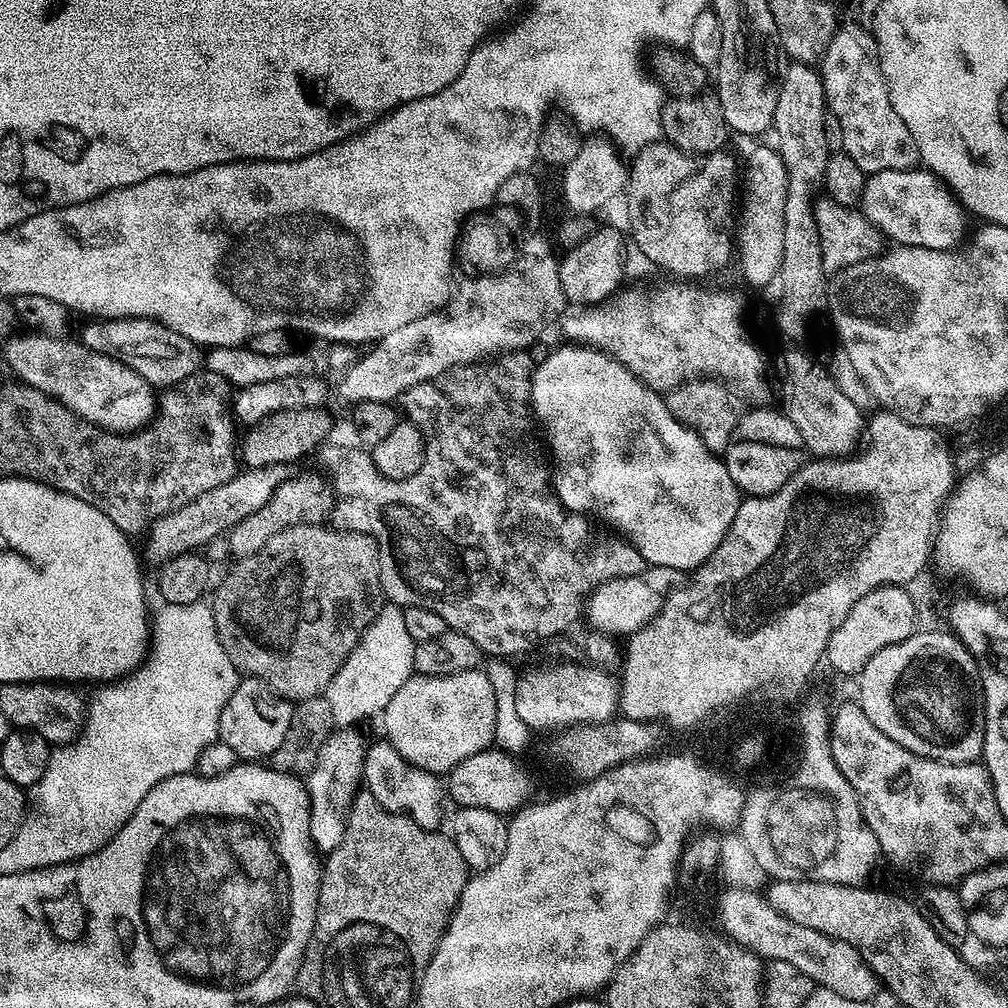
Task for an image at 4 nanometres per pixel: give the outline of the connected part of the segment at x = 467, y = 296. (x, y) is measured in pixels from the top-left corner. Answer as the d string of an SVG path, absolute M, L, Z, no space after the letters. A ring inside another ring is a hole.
M528 230L524 231L524 244L514 252L512 262L498 270L454 270L454 287L446 307L376 341L335 385L334 396L347 406L396 402L414 386L438 378L459 364L475 364L497 354L531 349L531 344L559 318L566 301L553 245ZM536 279L549 280L548 301L541 308L536 308L528 293Z

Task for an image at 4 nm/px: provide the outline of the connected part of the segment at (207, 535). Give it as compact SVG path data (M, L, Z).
M286 464L237 471L230 482L208 490L194 502L156 520L146 534L148 545L145 546L143 555L148 555L153 560L153 565L159 566L178 554L203 549L211 540L219 540L231 532L234 526L238 526L238 522L250 518L250 514L254 514L256 510L262 510L262 506L269 504L272 496L289 476L290 468Z

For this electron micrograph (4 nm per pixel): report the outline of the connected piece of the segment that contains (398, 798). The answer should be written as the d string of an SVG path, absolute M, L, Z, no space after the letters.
M381 742L381 744L369 743L367 745L364 754L363 787L370 794L374 794L374 798L378 798L378 802L386 810L410 818L418 826L431 832L441 827L440 792L442 796L442 784L441 781L439 784L436 780L439 779L433 773L406 762L406 758L402 758L402 754L398 754L398 750L394 750L392 744Z

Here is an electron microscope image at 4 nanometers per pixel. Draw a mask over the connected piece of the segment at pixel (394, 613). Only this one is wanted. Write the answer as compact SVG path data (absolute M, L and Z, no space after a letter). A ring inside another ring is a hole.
M388 602L381 608L374 622L368 624L358 646L347 656L343 666L335 672L334 678L331 679L330 686L327 687L324 695L330 704L330 712L333 723L340 728L350 728L356 726L356 723L381 715L391 698L398 692L403 682L406 682L415 668L413 666L413 650L415 644L406 632L404 611L399 605Z

